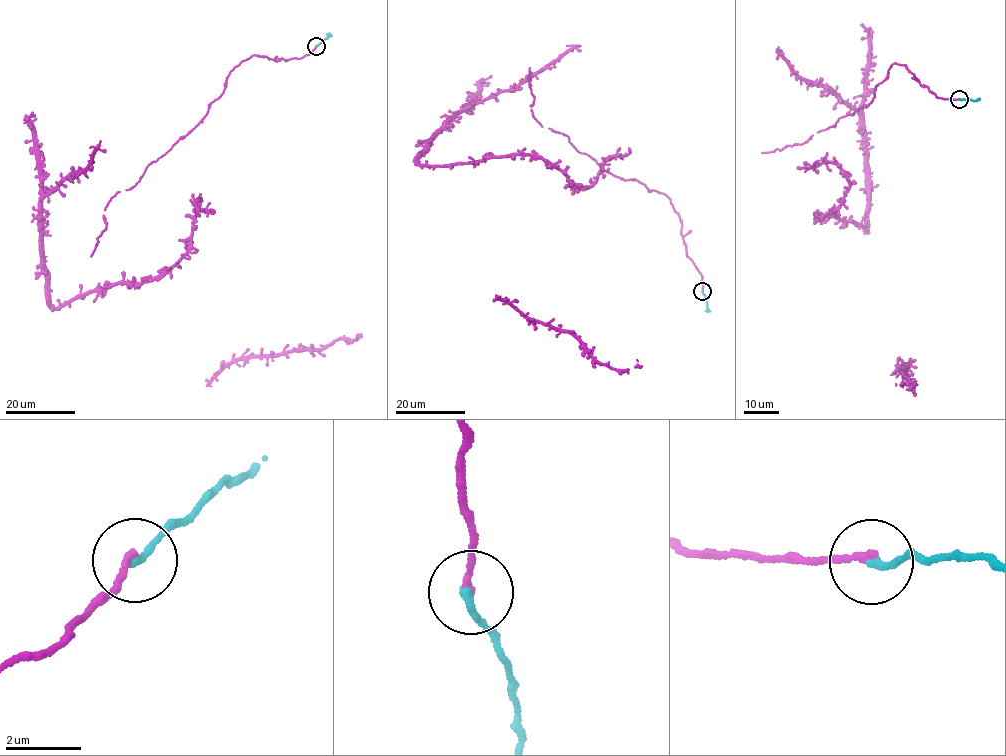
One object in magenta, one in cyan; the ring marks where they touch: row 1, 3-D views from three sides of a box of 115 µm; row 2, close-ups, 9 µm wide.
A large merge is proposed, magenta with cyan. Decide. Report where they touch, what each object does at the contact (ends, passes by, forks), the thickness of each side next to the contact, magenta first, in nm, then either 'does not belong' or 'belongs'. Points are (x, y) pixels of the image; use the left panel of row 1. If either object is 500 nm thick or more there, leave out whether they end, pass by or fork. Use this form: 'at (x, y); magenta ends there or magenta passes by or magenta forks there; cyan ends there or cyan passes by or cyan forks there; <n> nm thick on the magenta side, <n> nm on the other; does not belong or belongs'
at (316, 46); magenta ends there; cyan ends there; 180 nm thick on the magenta side, 190 nm on the other; belongs

